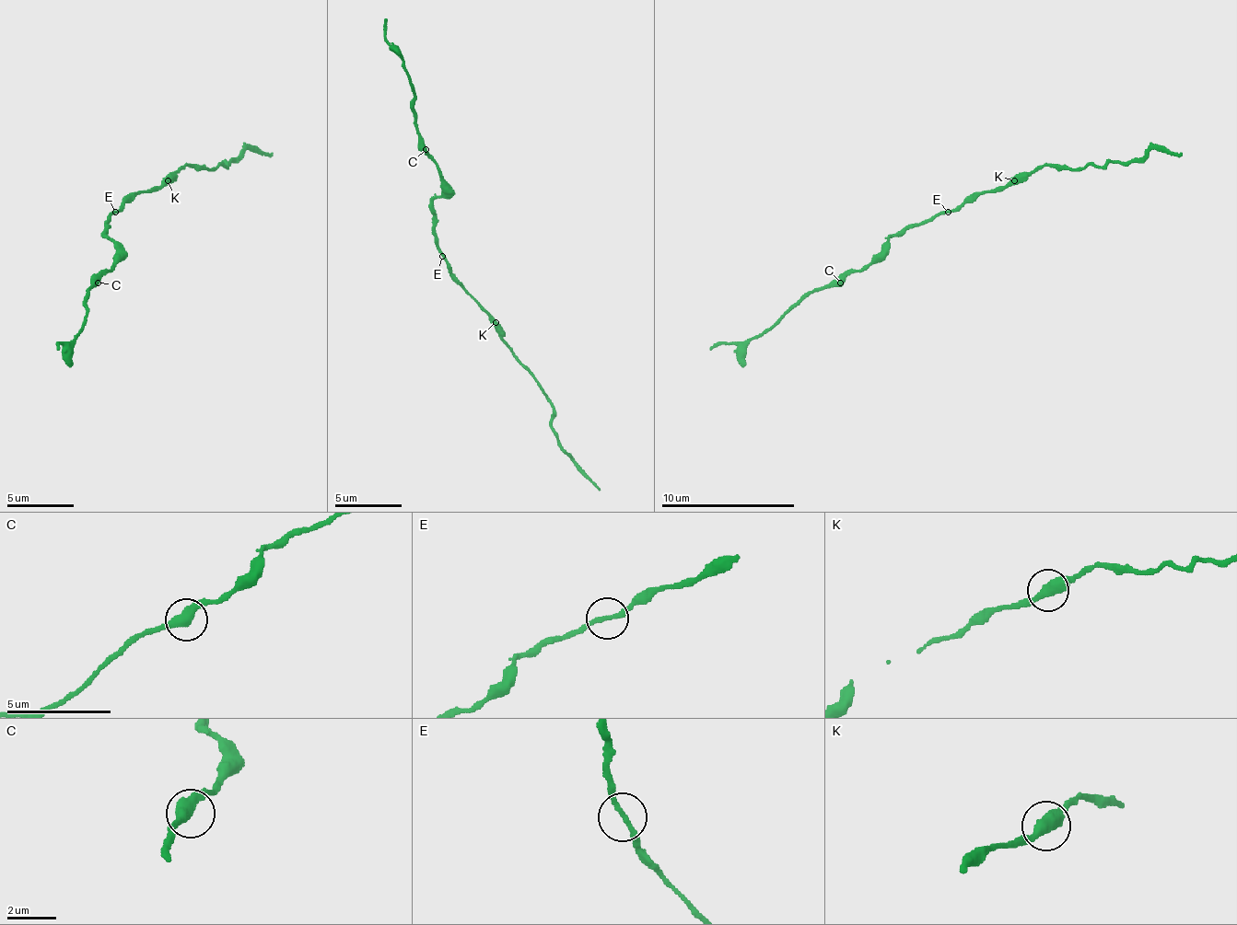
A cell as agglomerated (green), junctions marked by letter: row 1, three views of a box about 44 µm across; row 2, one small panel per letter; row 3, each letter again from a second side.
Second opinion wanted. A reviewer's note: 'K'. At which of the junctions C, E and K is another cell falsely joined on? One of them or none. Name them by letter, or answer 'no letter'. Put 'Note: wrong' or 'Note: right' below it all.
K
Note: right

